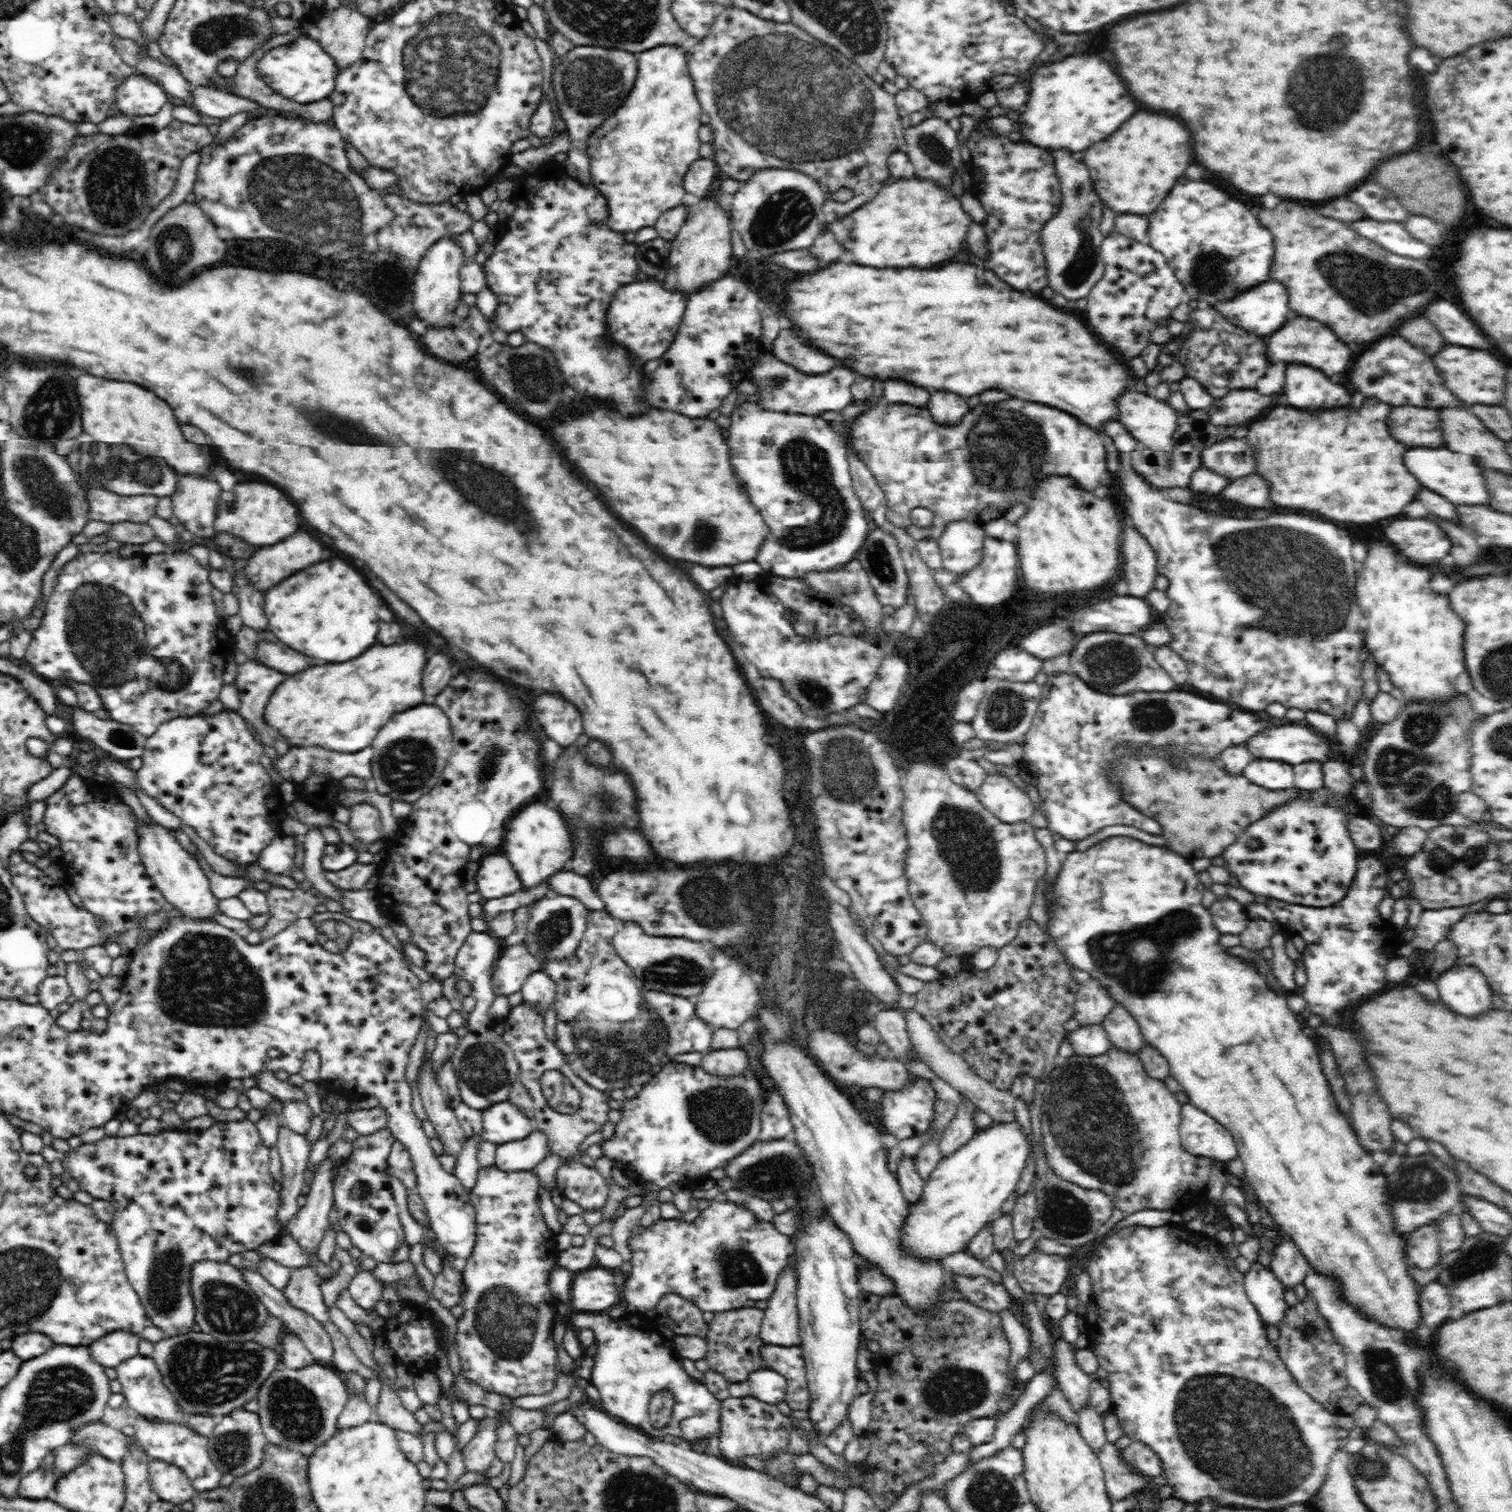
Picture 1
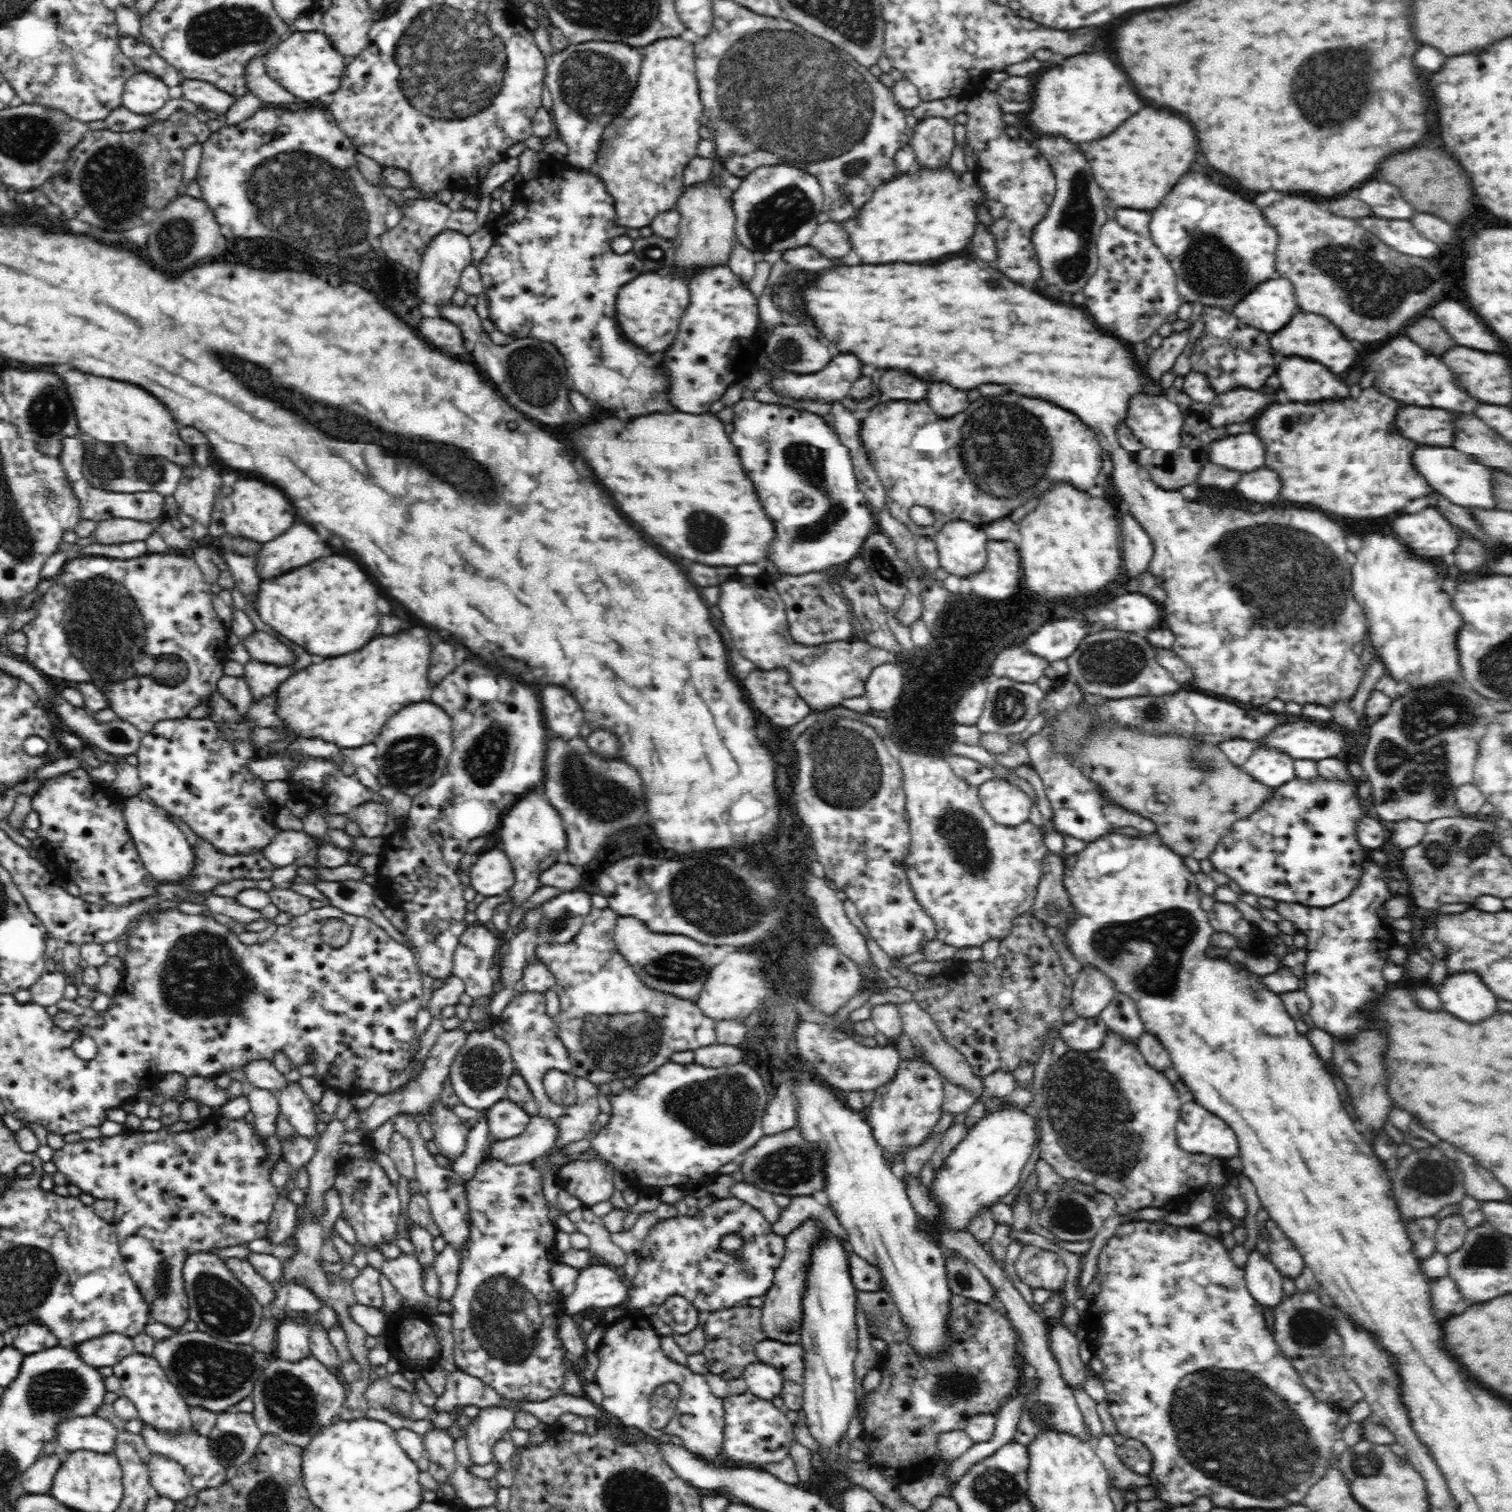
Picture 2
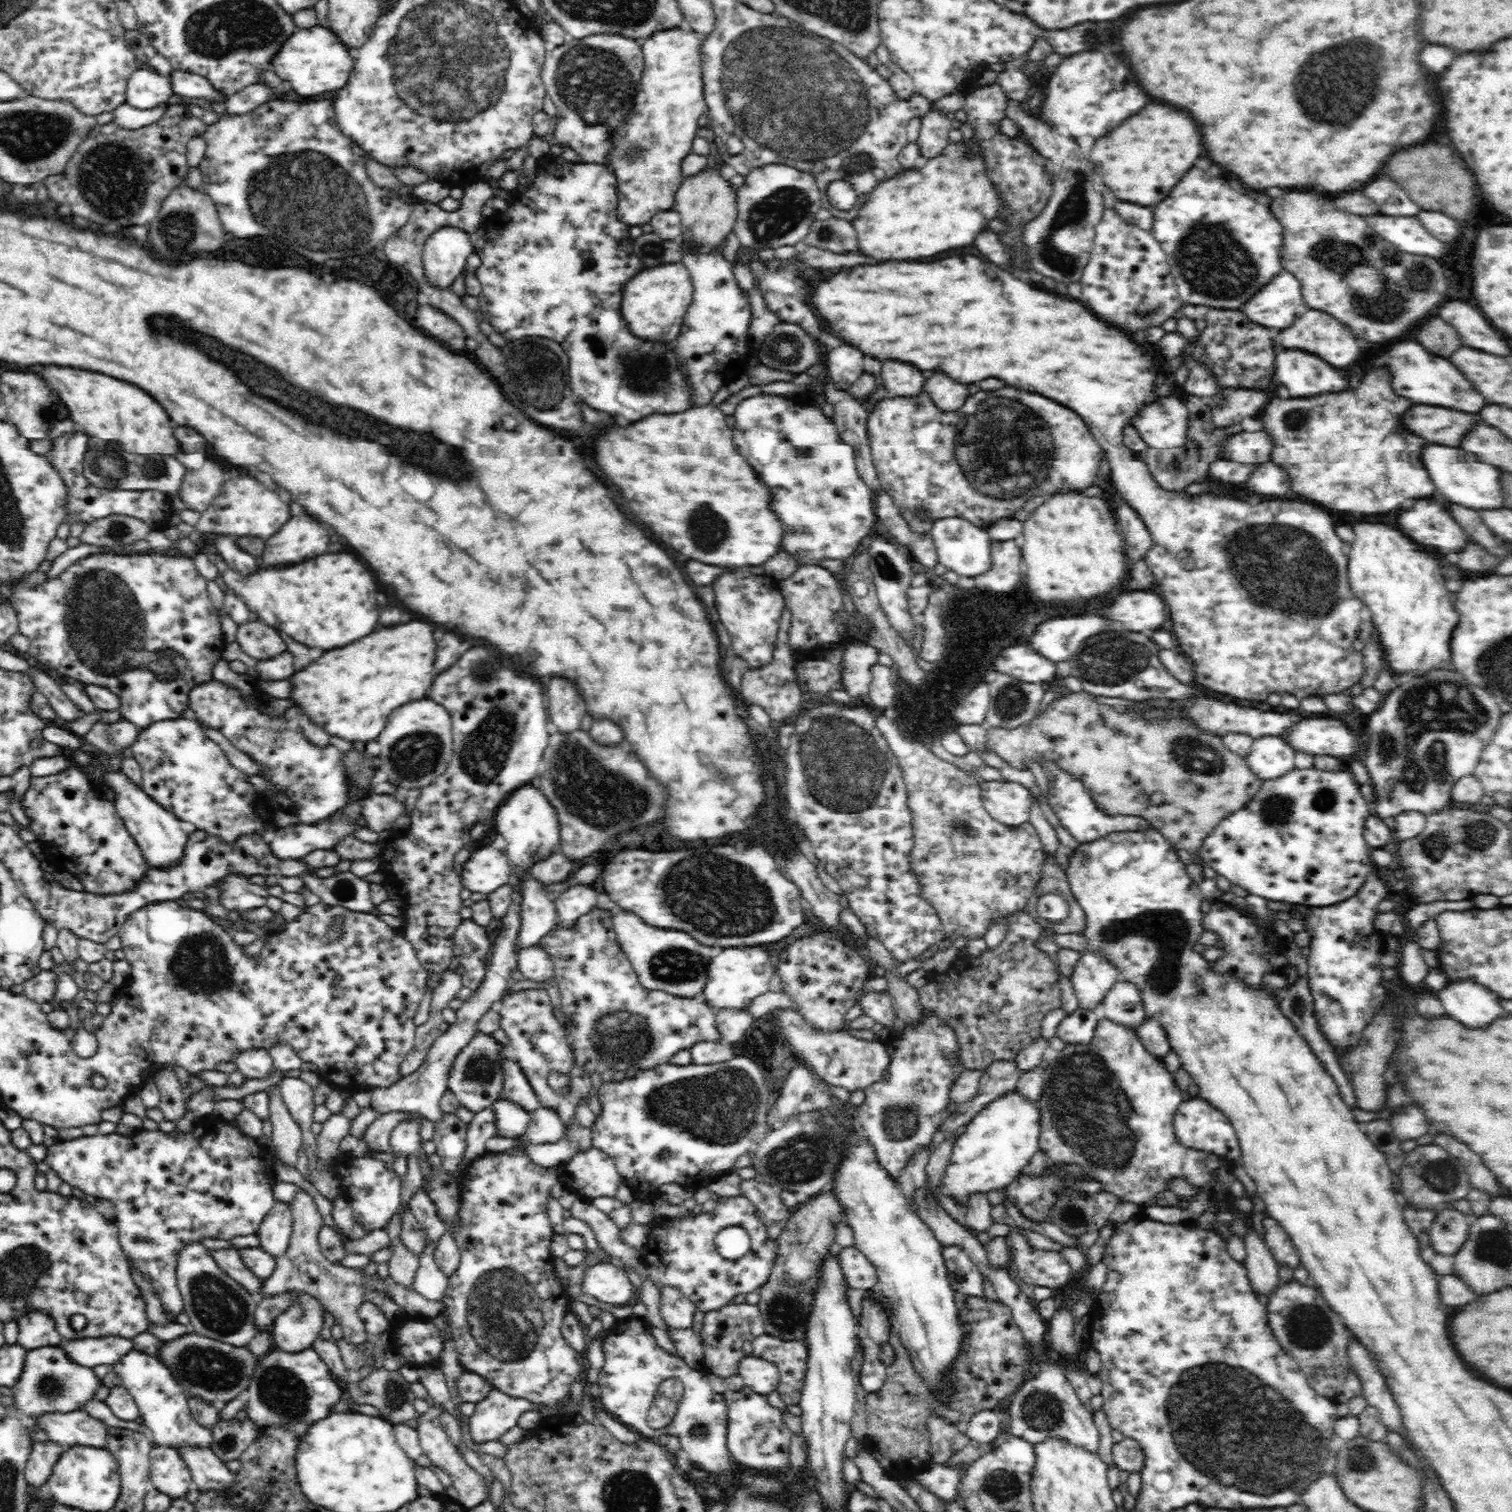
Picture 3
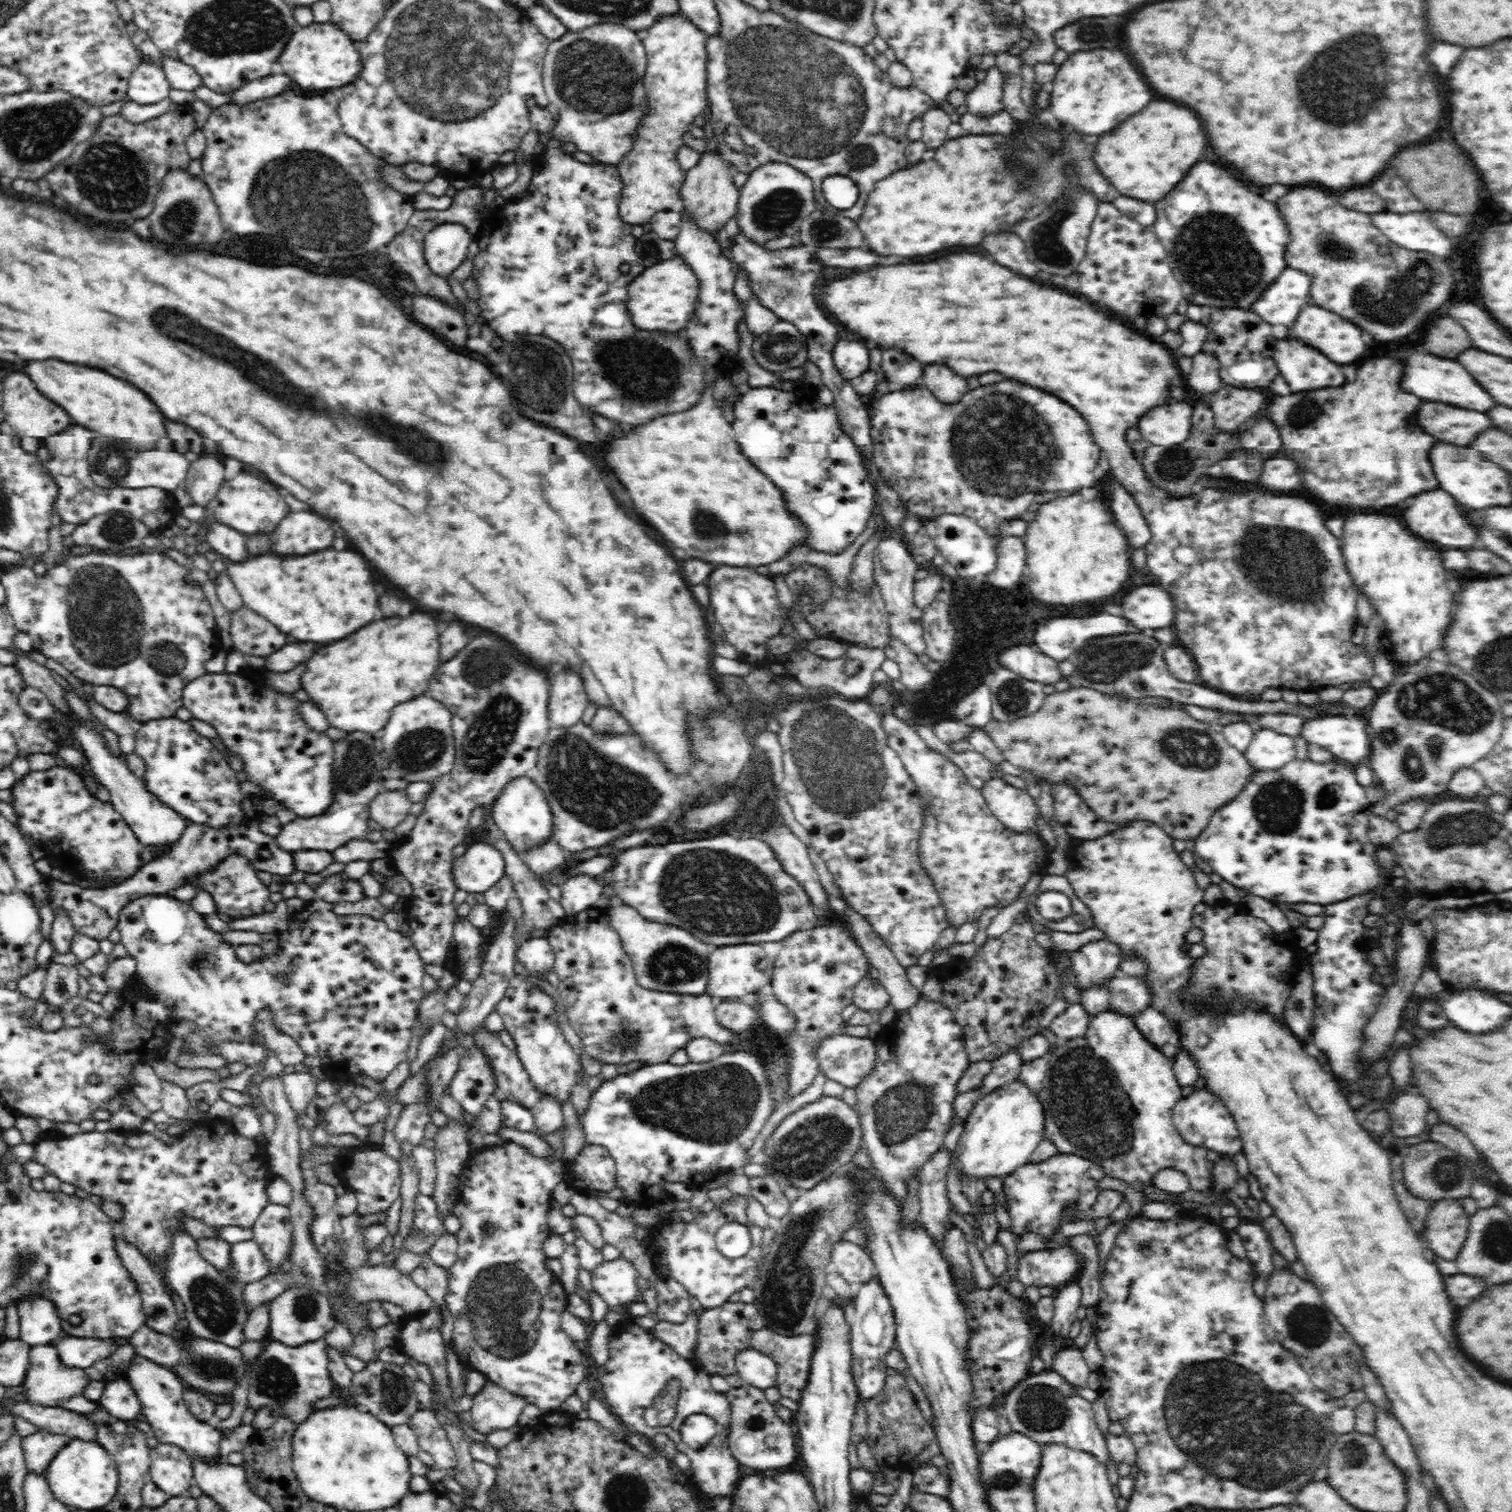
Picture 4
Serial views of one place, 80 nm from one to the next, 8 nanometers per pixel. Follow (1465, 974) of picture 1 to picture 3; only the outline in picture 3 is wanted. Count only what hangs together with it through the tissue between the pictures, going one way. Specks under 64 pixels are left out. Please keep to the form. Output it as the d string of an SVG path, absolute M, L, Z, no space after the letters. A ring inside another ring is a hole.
M1468 978L1448 982L1446 988L1438 992L1438 998L1446 1014L1468 1028L1486 1028L1498 1016L1504 1016L1504 1008L1494 992L1478 986Z

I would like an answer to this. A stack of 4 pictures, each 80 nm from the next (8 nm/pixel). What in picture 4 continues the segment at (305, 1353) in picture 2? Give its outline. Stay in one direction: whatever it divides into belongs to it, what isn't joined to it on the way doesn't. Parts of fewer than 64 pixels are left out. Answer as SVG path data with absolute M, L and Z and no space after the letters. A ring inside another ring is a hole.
M292 1288L278 1296L270 1304L270 1322L267 1338L297 1347L302 1343L314 1342L322 1338L334 1327L334 1312L329 1301L308 1288Z

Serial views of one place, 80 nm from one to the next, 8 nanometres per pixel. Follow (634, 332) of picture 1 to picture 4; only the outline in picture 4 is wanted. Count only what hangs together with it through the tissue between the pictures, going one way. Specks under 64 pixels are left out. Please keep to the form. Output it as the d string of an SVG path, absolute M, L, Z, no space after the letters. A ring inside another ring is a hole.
M676 254L671 258L646 268L636 282L632 282L627 291L626 309L632 320L636 318L636 326L642 330L670 330L678 332L687 326L692 318L696 306L700 301L699 280L695 272L683 262L683 258Z

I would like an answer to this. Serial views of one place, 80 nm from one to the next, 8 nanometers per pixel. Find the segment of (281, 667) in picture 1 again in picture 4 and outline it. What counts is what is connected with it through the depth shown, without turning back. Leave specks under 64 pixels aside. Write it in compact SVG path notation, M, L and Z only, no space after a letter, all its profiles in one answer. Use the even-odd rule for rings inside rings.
M246 606L231 617L230 634L236 651L266 658L287 644L287 634Z

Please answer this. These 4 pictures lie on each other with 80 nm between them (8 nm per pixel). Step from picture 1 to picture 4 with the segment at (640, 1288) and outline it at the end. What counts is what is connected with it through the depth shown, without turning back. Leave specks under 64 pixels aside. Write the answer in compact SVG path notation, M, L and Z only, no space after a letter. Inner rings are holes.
M734 1196L726 1206L715 1207L712 1211L695 1216L692 1222L672 1222L667 1227L660 1227L656 1246L663 1246L663 1258L654 1258L654 1263L668 1268L668 1276L682 1284L689 1293L694 1305L700 1310L713 1309L729 1302L730 1296L743 1289L752 1289L764 1266L764 1258L768 1256L767 1246L763 1247L763 1228L751 1223L746 1215L747 1197ZM736 1222L749 1228L751 1248L742 1258L731 1260L718 1250L715 1235L724 1224Z

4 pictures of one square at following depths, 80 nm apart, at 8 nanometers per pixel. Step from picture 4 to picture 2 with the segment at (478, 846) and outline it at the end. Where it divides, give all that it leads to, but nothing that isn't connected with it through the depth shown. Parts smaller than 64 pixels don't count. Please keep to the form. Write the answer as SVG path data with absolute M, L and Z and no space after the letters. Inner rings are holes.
M497 848L479 854L477 862L470 869L470 880L472 881L471 888L485 897L506 895L516 884L510 859L504 851Z

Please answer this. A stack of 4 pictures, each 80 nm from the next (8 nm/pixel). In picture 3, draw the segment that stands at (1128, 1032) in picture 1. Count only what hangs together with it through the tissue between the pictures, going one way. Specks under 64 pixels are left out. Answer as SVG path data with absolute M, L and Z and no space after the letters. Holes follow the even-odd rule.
M1119 980L1102 1003L1104 1016L1111 1022L1123 1024L1134 1032L1145 1022L1143 1002L1132 983Z

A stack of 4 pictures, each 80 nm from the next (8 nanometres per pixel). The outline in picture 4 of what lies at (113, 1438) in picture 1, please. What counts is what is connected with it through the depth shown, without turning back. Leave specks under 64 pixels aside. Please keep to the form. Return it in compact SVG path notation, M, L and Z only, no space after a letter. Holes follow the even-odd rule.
M20 1398L13 1401L3 1400L3 1404L10 1408L12 1414L22 1416L40 1429L52 1434L64 1435L68 1440L82 1439L82 1441L97 1442L97 1428L88 1415L65 1409L30 1405Z

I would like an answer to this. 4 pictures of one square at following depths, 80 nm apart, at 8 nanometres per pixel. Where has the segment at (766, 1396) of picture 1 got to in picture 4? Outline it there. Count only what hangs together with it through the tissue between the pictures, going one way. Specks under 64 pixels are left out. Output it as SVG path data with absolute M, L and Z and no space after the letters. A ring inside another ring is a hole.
M741 1350L736 1355L737 1374L743 1383L765 1391L777 1384L777 1365L772 1358L754 1350Z

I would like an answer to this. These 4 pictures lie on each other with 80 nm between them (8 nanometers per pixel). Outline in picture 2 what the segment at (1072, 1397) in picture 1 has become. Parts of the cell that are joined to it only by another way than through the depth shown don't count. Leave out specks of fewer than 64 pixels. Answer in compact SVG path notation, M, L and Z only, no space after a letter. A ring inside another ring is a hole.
M1062 1323L1049 1331L1049 1347L1058 1362L1064 1383L1074 1392L1084 1389L1090 1372L1079 1355L1079 1341Z

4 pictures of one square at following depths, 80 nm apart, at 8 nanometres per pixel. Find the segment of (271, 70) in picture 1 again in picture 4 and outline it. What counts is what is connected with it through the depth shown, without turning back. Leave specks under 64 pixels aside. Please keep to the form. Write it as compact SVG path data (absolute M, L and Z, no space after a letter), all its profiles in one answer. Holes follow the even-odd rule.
M312 23L292 34L279 58L282 74L294 80L304 92L315 90L338 90L356 80L363 69L356 42L348 37L344 29L335 23Z

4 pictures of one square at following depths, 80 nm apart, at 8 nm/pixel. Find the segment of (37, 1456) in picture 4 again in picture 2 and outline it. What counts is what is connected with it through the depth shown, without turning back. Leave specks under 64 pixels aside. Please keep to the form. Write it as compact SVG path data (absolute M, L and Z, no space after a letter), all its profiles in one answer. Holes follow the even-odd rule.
M59 1450L50 1456L42 1453L23 1474L22 1489L24 1489L24 1494L49 1494L54 1475L60 1465Z

